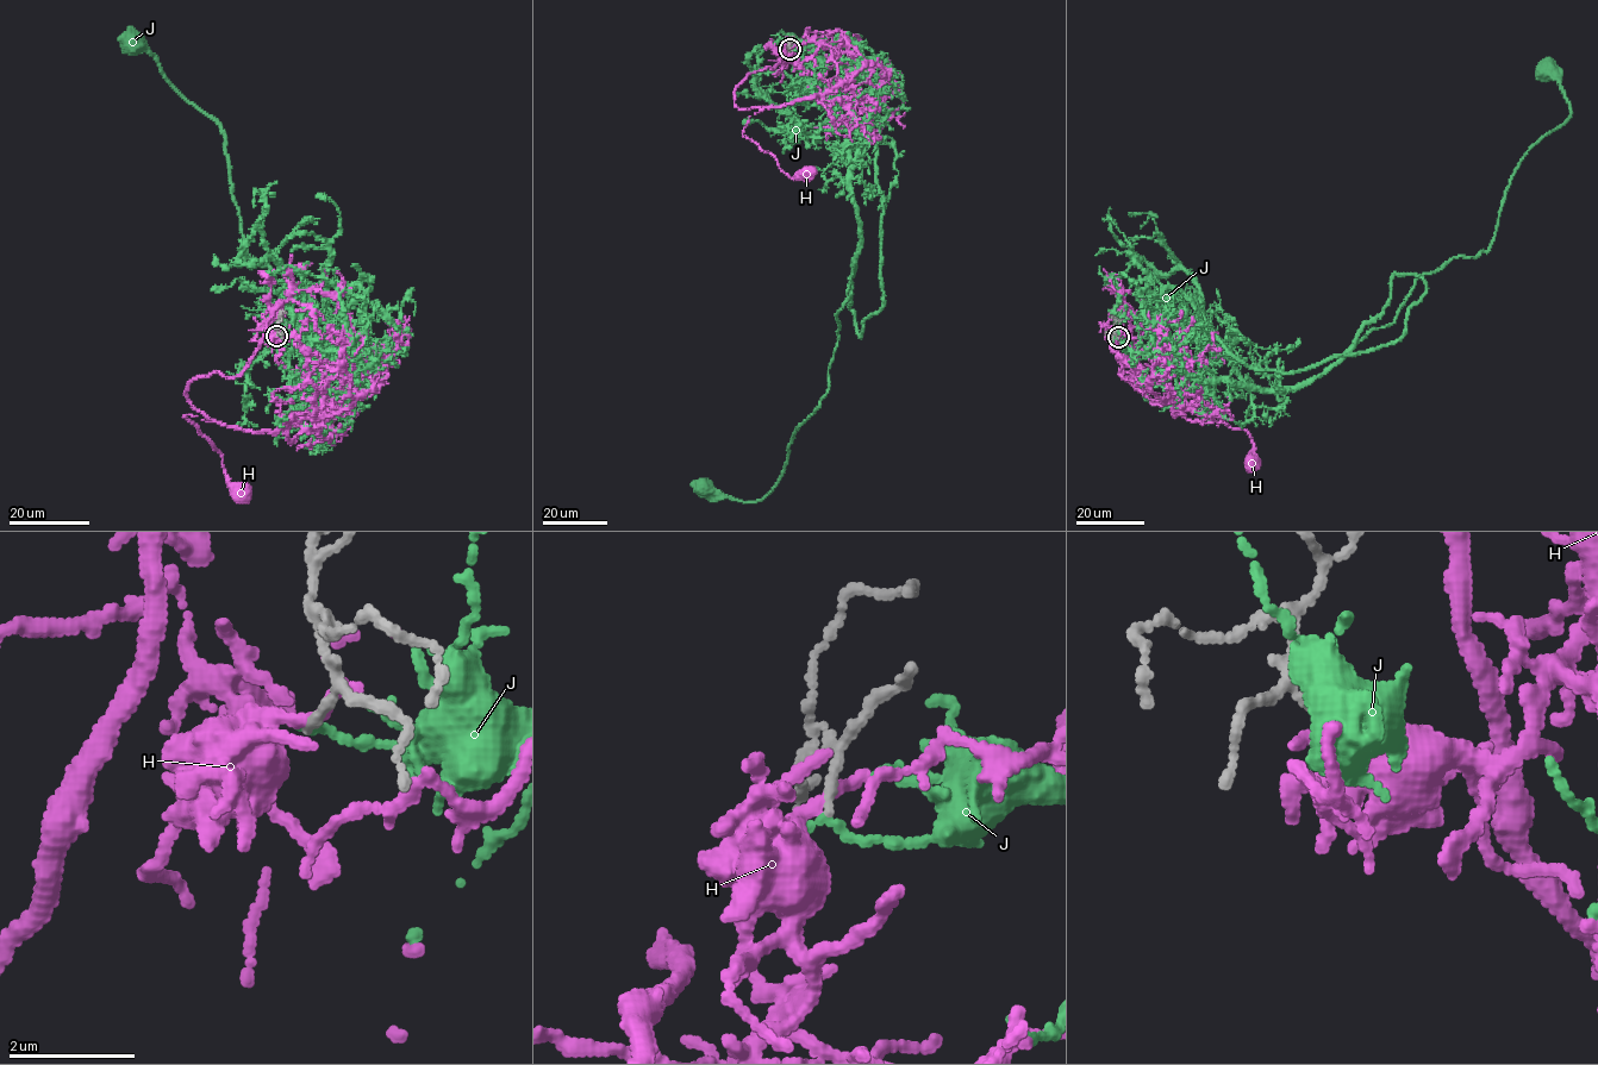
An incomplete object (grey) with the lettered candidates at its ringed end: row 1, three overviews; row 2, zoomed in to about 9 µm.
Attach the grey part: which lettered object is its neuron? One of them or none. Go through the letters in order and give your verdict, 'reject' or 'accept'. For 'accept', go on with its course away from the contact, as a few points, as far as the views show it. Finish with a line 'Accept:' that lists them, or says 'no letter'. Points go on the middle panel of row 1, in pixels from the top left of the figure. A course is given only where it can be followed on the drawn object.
H: reject
J: reject
Accept: no letter

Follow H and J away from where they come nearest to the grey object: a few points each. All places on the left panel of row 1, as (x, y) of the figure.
H: (276, 334), (269, 321), (282, 302), (243, 370), (199, 376), (186, 390), (211, 421), (183, 415), (239, 494)
J: (276, 334), (353, 352), (355, 393), (304, 409), (283, 283), (247, 251), (222, 129), (131, 42)

